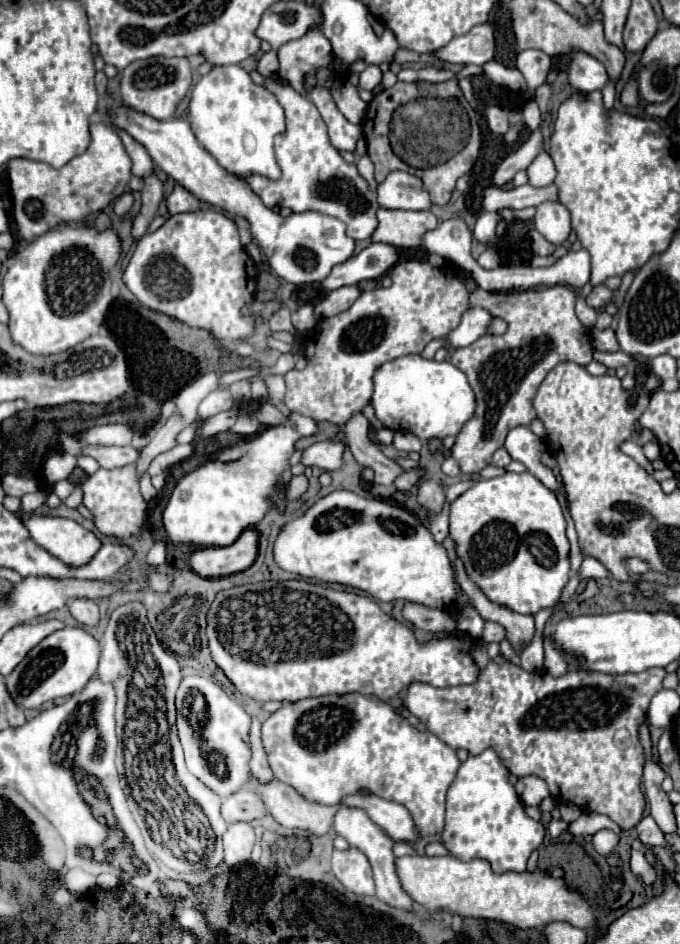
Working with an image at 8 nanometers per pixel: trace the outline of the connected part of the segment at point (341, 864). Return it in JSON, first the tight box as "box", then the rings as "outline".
{"box":[331,849,375,897],"outline":[[[359,849],[335,851],[331,865],[333,865],[333,875],[345,885],[345,889],[357,895],[375,897],[371,865],[367,865],[367,857],[363,857]]]}

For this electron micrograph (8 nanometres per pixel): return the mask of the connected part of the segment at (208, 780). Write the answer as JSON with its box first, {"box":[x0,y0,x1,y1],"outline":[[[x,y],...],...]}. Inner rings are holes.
{"box":[177,677,251,795],"outline":[[[185,677],[179,685],[177,691],[177,731],[179,731],[179,741],[181,747],[185,751],[185,765],[187,769],[203,783],[207,785],[213,793],[219,795],[231,795],[235,791],[239,791],[241,787],[247,785],[247,781],[251,779],[251,769],[249,769],[249,759],[251,759],[251,743],[249,743],[249,727],[251,727],[251,717],[245,713],[245,709],[233,701],[217,683],[213,683],[211,679],[203,679],[203,677]],[[191,691],[201,691],[205,695],[205,703],[207,703],[207,721],[205,725],[199,729],[199,733],[189,725],[189,719],[183,717],[181,709],[185,705],[185,697]],[[213,751],[219,757],[225,759],[227,763],[227,777],[219,779],[215,777],[215,773],[211,771],[211,765],[207,761],[207,753]]]}

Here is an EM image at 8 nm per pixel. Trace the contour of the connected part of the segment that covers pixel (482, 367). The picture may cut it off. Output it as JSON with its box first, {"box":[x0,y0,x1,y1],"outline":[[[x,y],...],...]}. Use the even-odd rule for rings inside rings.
{"box":[451,285,593,477],"outline":[[[569,285],[515,293],[489,293],[477,289],[469,295],[469,305],[483,307],[493,315],[503,315],[507,333],[483,335],[473,345],[451,353],[451,363],[467,375],[477,401],[473,417],[461,427],[451,447],[451,457],[467,477],[477,475],[491,463],[493,453],[503,447],[513,427],[531,425],[535,419],[533,397],[545,375],[557,363],[575,361],[587,365],[593,359],[589,333],[575,315],[575,291]]]}

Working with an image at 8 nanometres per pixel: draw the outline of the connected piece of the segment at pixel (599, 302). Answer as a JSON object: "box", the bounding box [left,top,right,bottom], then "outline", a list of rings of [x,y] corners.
{"box":[587,283,615,307],"outline":[[[603,283],[601,285],[595,285],[593,291],[587,295],[587,305],[589,307],[605,307],[607,303],[611,303],[615,297],[615,291],[613,289],[607,289]]]}

